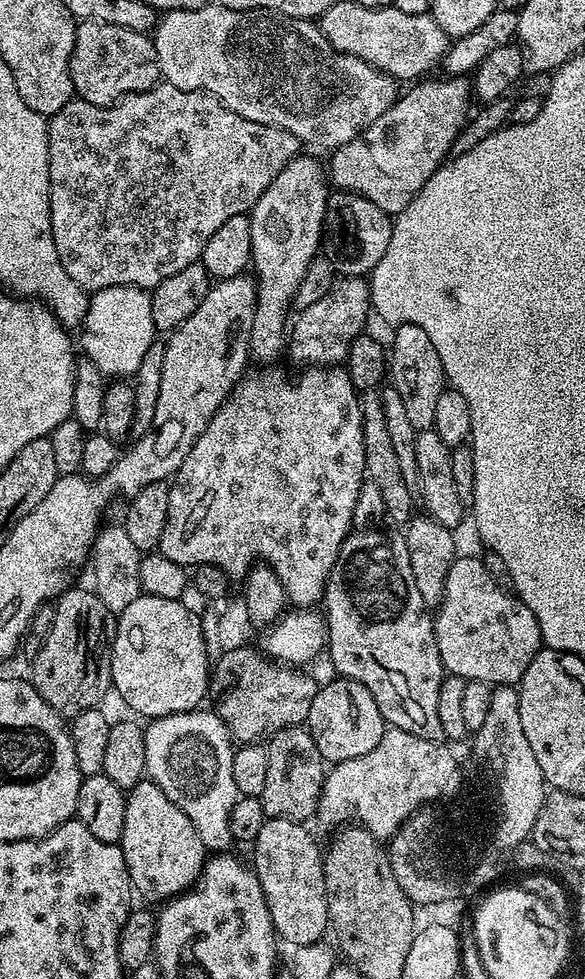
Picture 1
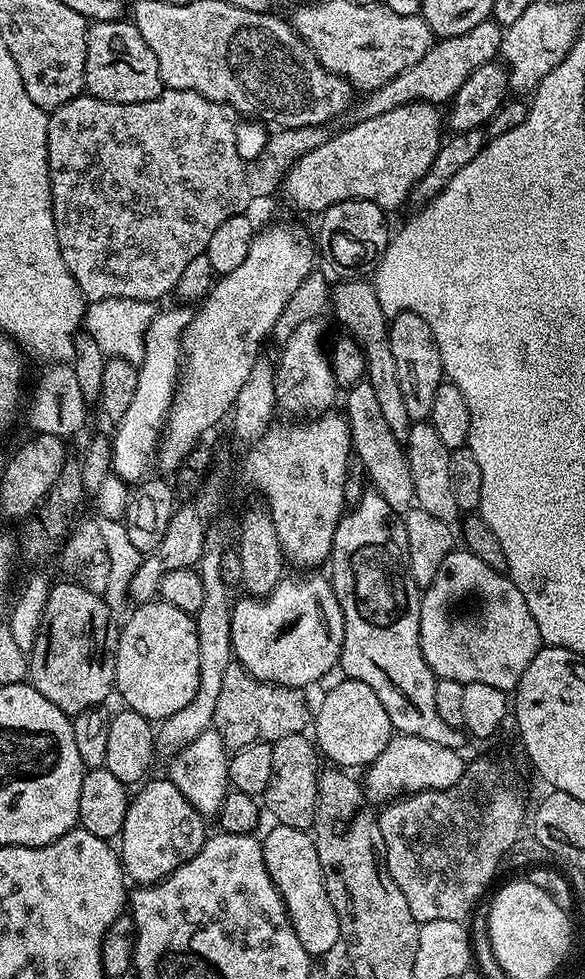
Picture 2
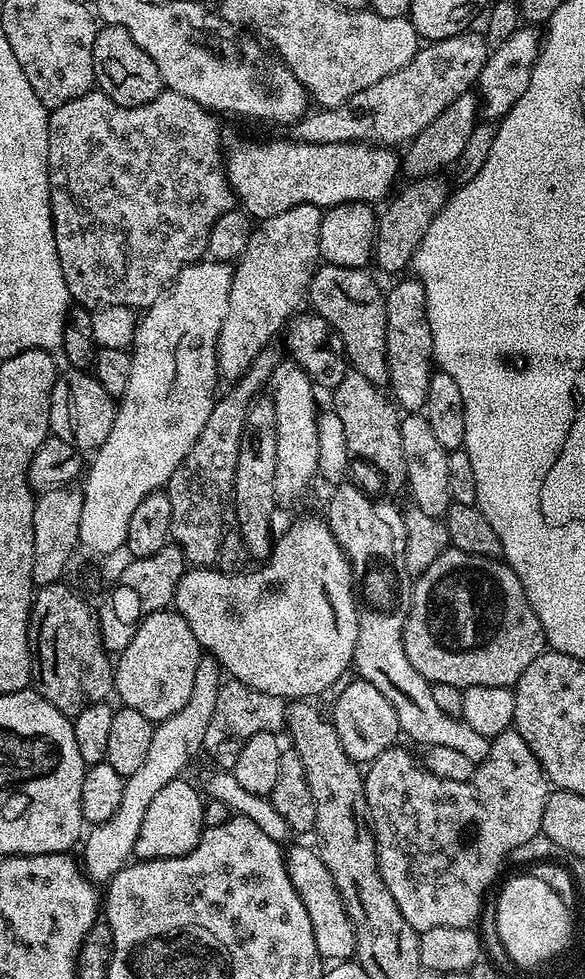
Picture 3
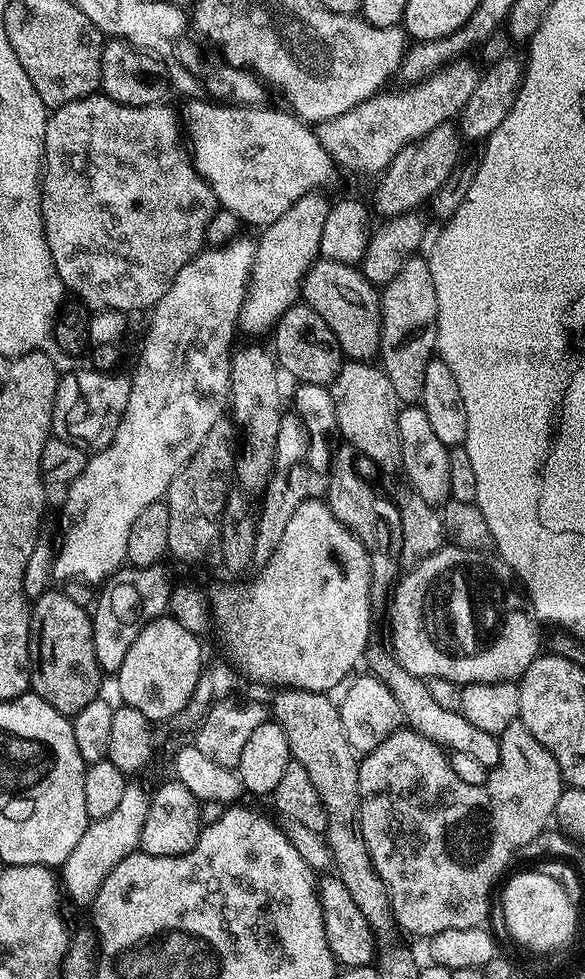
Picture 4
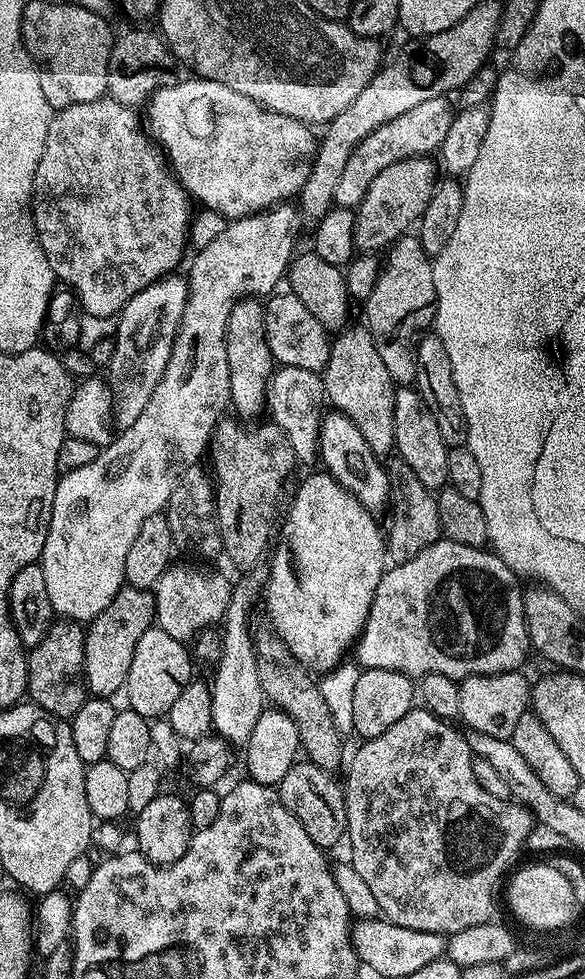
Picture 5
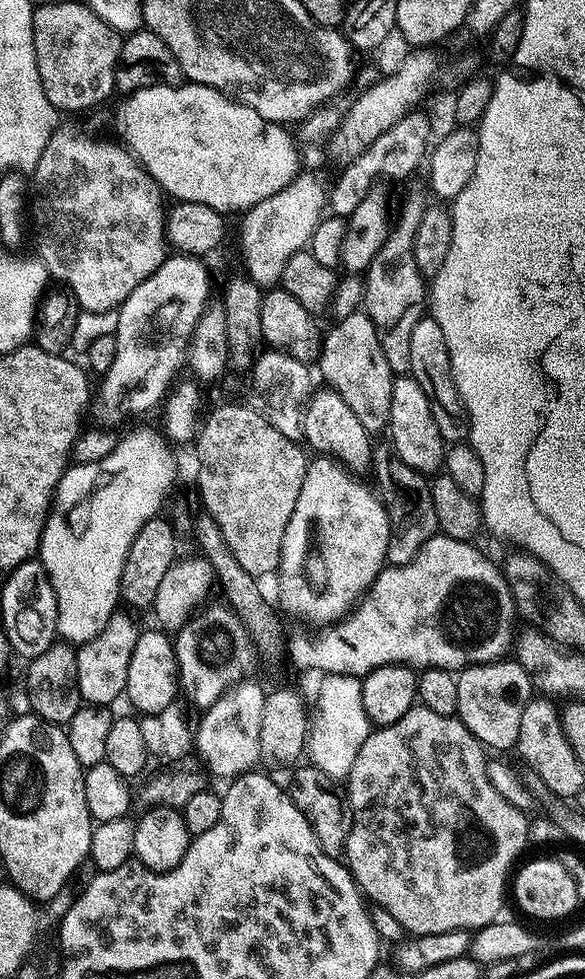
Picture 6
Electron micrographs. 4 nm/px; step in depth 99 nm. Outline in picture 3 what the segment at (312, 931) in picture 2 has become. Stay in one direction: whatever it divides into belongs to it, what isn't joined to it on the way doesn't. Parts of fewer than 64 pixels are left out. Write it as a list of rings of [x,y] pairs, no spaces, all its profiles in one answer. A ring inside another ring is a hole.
[[[306,846],[289,847],[285,853],[285,860],[292,885],[298,891],[298,896],[310,915],[315,945],[318,946],[321,959],[339,962],[353,957],[356,949],[356,931],[349,922],[344,903],[334,885],[333,875],[327,870],[319,853],[313,847],[312,849]]]

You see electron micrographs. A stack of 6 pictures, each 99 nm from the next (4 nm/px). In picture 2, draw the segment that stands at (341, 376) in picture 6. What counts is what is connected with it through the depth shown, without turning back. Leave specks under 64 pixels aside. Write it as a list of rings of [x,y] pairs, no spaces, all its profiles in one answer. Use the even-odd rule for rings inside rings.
[[[367,382],[355,384],[347,389],[344,400],[343,415],[346,417],[352,435],[352,450],[355,459],[360,460],[368,480],[373,484],[375,495],[380,496],[386,506],[390,506],[393,514],[403,514],[416,504],[414,494],[414,478],[410,478],[410,462],[402,442],[390,434],[390,426],[386,426],[382,409],[374,395],[374,386]]]

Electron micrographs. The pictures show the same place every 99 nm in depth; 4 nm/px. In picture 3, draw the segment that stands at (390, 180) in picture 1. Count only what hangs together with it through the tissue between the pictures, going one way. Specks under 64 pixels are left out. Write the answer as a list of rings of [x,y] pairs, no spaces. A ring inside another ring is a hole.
[[[281,138],[281,140],[240,140],[232,149],[226,152],[226,171],[228,174],[228,182],[232,186],[235,199],[238,201],[239,207],[247,212],[249,216],[257,221],[270,218],[274,214],[282,214],[286,210],[290,210],[294,206],[302,206],[303,204],[312,204],[314,207],[327,210],[333,208],[336,204],[349,204],[350,202],[360,202],[361,204],[375,205],[376,200],[384,202],[389,199],[390,193],[397,187],[396,175],[399,177],[402,172],[402,160],[399,155],[392,153],[393,149],[388,146],[378,144],[366,144],[357,142],[354,144],[302,144],[298,140],[289,140]]]

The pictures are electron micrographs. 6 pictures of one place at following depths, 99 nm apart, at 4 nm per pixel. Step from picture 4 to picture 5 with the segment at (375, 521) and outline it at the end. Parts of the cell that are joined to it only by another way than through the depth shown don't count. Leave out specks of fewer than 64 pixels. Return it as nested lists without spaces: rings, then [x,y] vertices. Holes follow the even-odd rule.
[[[328,410],[323,413],[323,420],[320,424],[320,439],[318,443],[318,456],[328,471],[342,487],[362,502],[368,511],[373,514],[380,514],[388,507],[388,495],[390,494],[391,480],[388,479],[388,469],[382,463],[381,457],[370,450],[366,438],[362,438],[358,426],[346,418],[346,414],[335,410]]]

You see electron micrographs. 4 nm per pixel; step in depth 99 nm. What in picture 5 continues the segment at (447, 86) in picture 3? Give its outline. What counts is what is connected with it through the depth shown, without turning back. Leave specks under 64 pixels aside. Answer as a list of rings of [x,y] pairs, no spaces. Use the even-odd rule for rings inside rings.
[[[448,96],[430,98],[419,106],[414,106],[414,110],[398,114],[394,122],[378,126],[374,134],[362,138],[360,145],[350,154],[350,162],[346,162],[346,170],[342,170],[342,178],[334,190],[335,207],[353,210],[359,208],[370,182],[374,182],[374,178],[378,178],[378,174],[382,174],[386,166],[394,166],[394,162],[402,162],[415,156],[435,153],[442,138],[446,138],[446,130],[450,130],[450,122],[454,115],[454,107],[452,108],[450,101]]]

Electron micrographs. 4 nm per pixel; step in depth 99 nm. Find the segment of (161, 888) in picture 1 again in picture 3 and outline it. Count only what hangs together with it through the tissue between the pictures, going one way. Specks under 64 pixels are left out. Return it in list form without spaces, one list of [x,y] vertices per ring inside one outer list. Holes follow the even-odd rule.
[[[185,778],[166,782],[162,790],[150,802],[146,818],[142,818],[142,830],[138,830],[138,842],[134,853],[136,860],[165,860],[175,856],[185,856],[194,850],[204,833],[204,802],[201,789]]]

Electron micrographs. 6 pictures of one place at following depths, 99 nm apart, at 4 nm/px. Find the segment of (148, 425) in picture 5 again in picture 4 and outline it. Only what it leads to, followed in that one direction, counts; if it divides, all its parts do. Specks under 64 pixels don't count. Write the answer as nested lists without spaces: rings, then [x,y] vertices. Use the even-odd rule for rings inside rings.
[[[237,235],[229,240],[227,244],[205,247],[194,259],[186,262],[186,266],[182,266],[182,270],[178,270],[178,278],[174,278],[170,290],[166,290],[166,294],[162,294],[162,298],[151,311],[152,329],[149,330],[148,337],[144,340],[140,366],[132,376],[130,402],[126,404],[122,422],[118,426],[110,446],[106,446],[101,452],[95,453],[89,459],[86,470],[82,470],[82,474],[78,474],[78,478],[74,478],[74,482],[67,485],[65,492],[68,493],[65,494],[64,505],[60,508],[60,548],[58,546],[58,551],[53,558],[51,577],[53,581],[77,580],[80,584],[97,584],[97,586],[100,586],[114,573],[120,571],[122,565],[128,559],[126,542],[130,538],[130,526],[134,526],[138,514],[142,514],[142,510],[146,510],[146,506],[161,503],[165,499],[167,488],[174,481],[174,476],[180,474],[187,463],[190,462],[191,456],[198,450],[198,446],[202,444],[202,440],[209,433],[210,428],[226,416],[226,409],[230,404],[228,391],[230,390],[230,362],[234,351],[232,339],[235,338],[236,332],[238,333],[240,311],[244,305],[244,296],[248,293],[248,284],[252,278],[252,267],[256,258],[256,240],[253,237],[250,238],[244,235]]]

